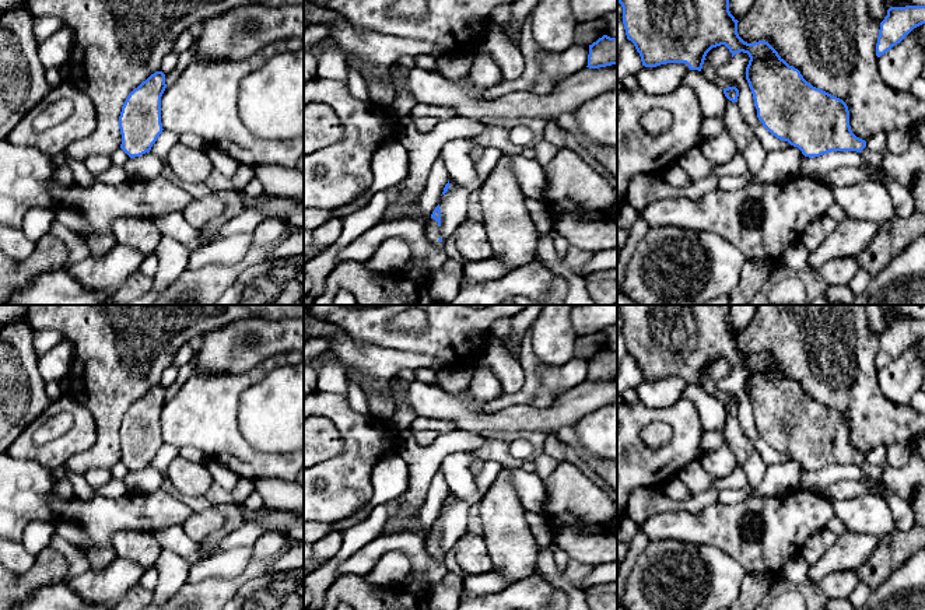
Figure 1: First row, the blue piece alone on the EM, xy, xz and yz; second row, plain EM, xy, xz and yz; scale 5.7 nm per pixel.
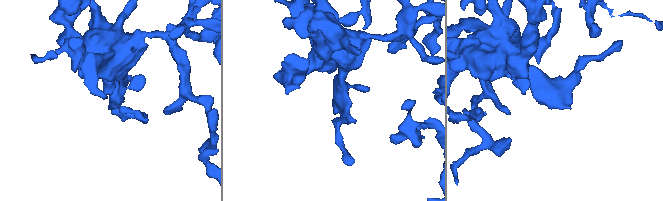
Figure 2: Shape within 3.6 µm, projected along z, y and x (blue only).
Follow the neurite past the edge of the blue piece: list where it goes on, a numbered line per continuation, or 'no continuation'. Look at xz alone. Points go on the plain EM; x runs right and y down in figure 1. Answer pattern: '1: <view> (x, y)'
1: xz (431, 544)

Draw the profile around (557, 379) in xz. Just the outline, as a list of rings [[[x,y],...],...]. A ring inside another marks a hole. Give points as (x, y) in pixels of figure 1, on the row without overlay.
[[[572,357],[563,365],[540,362],[536,367],[543,388],[553,396],[563,395],[588,379],[589,360]]]

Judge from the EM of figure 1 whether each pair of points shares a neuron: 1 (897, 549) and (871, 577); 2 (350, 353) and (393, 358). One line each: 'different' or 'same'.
1: same
2: same

